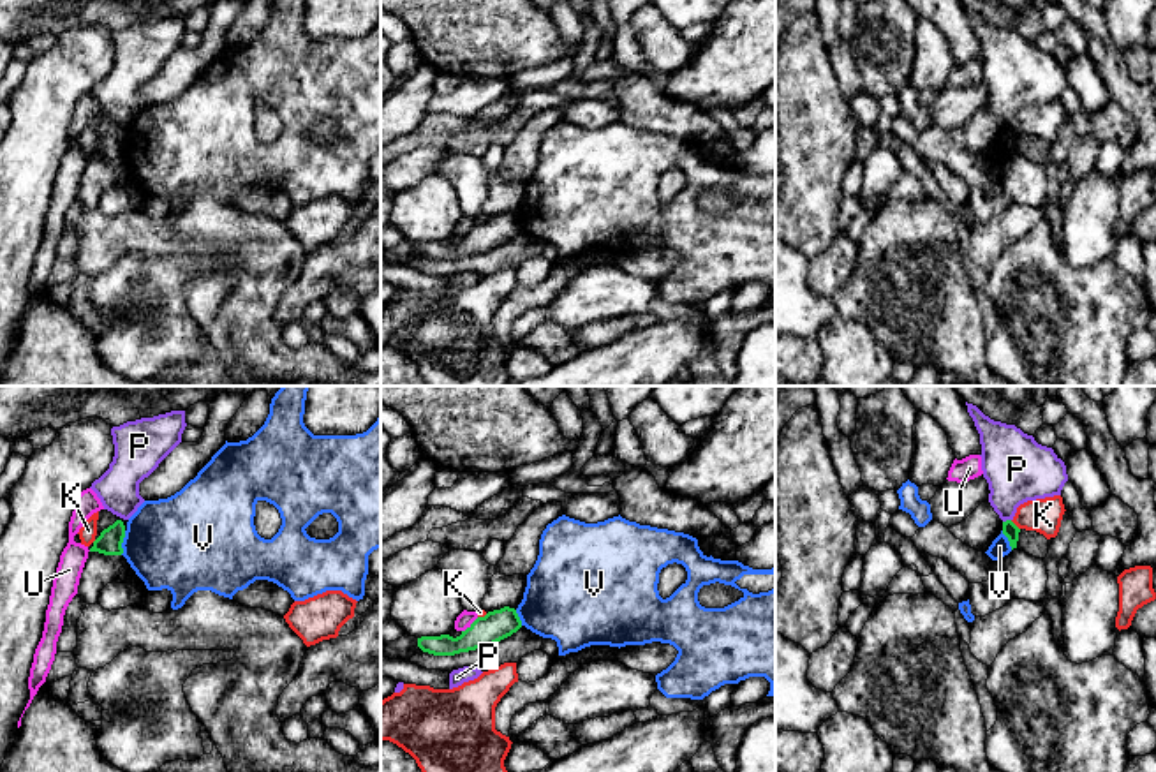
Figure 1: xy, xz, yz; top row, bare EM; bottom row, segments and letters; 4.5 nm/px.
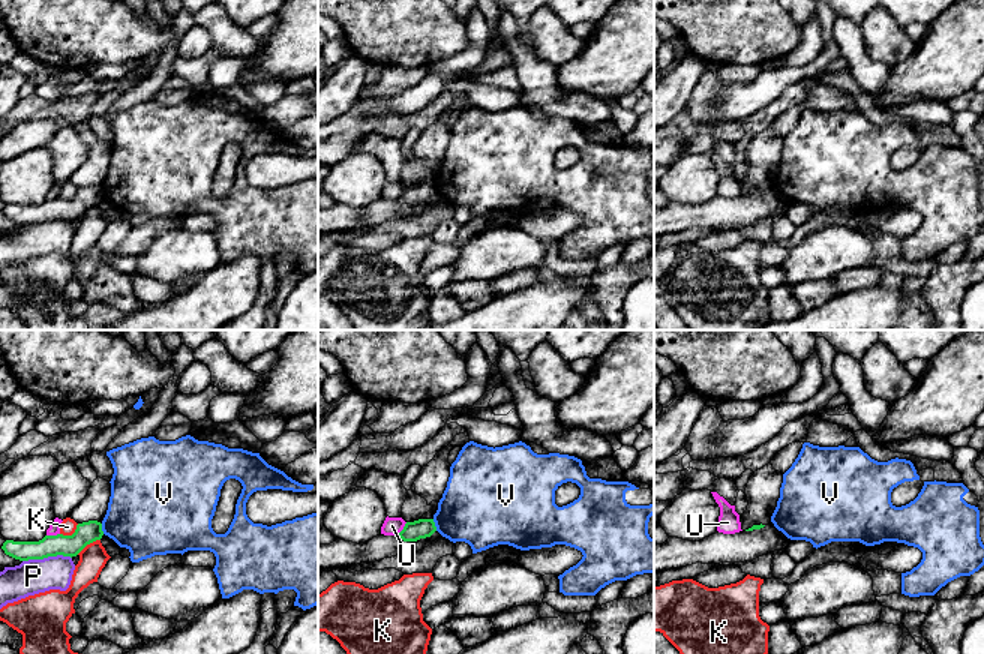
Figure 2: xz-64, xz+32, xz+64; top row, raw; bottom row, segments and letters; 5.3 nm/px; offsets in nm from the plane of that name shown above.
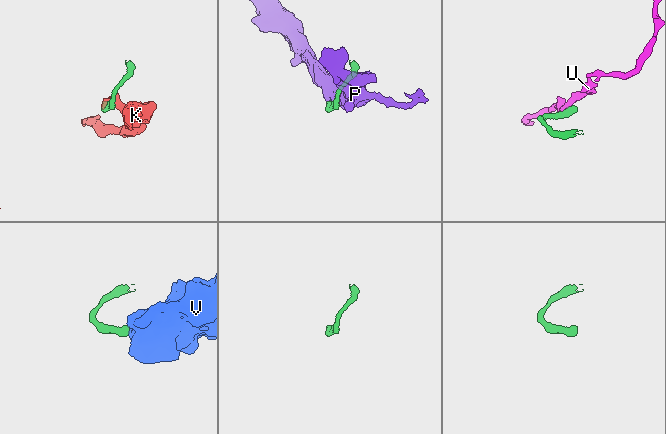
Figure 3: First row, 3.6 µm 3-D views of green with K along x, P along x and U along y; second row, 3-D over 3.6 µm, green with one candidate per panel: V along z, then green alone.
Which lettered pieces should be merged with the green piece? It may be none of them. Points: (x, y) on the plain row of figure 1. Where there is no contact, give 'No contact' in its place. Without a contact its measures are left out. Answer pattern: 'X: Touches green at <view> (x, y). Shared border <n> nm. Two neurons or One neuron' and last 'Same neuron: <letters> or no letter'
K: Touches green at yz (1015, 131). Shared border 60 nm. Two neurons
P: Touches green at yz (1007, 126). Shared border 40 nm. Two neurons
U: Touches green at xz (471, 230). Shared border 100 nm. Two neurons
V: Touches green at xy (122, 147). Shared border 110 nm. Two neurons
Same neuron: no letter

